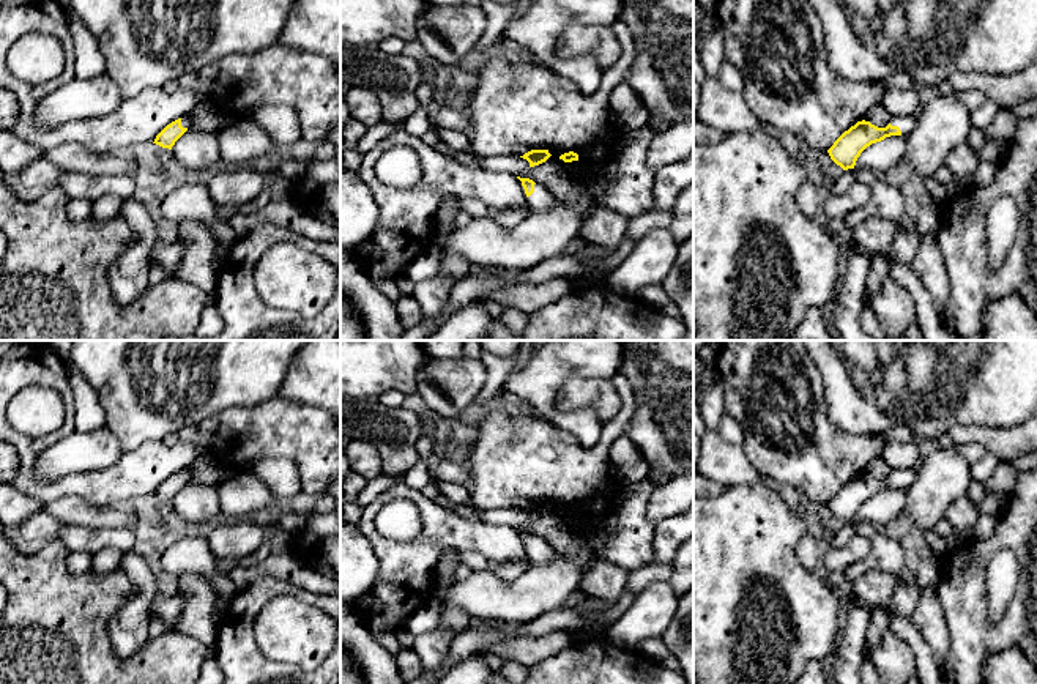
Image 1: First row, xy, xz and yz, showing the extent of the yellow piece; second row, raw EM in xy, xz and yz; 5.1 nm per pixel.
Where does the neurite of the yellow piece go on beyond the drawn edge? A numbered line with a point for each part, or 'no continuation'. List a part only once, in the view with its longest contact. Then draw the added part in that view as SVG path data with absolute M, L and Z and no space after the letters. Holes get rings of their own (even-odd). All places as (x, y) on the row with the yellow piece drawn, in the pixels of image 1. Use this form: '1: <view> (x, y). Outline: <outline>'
1: yz (905, 123). Outline: M919 113L908 115L908 117L897 117L890 120L892 126L898 126L901 131L901 136L908 137L909 132L914 129L917 125Z

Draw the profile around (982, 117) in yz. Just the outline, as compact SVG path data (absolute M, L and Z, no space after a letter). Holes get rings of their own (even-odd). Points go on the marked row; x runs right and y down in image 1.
M985 99L985 102L979 109L971 112L972 126L985 129L993 121L998 109L999 107L993 101Z

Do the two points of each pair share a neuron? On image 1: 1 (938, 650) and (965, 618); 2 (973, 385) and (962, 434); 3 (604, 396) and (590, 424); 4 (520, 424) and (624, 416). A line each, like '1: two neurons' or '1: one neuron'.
1: two neurons
2: two neurons
3: two neurons
4: one neuron

